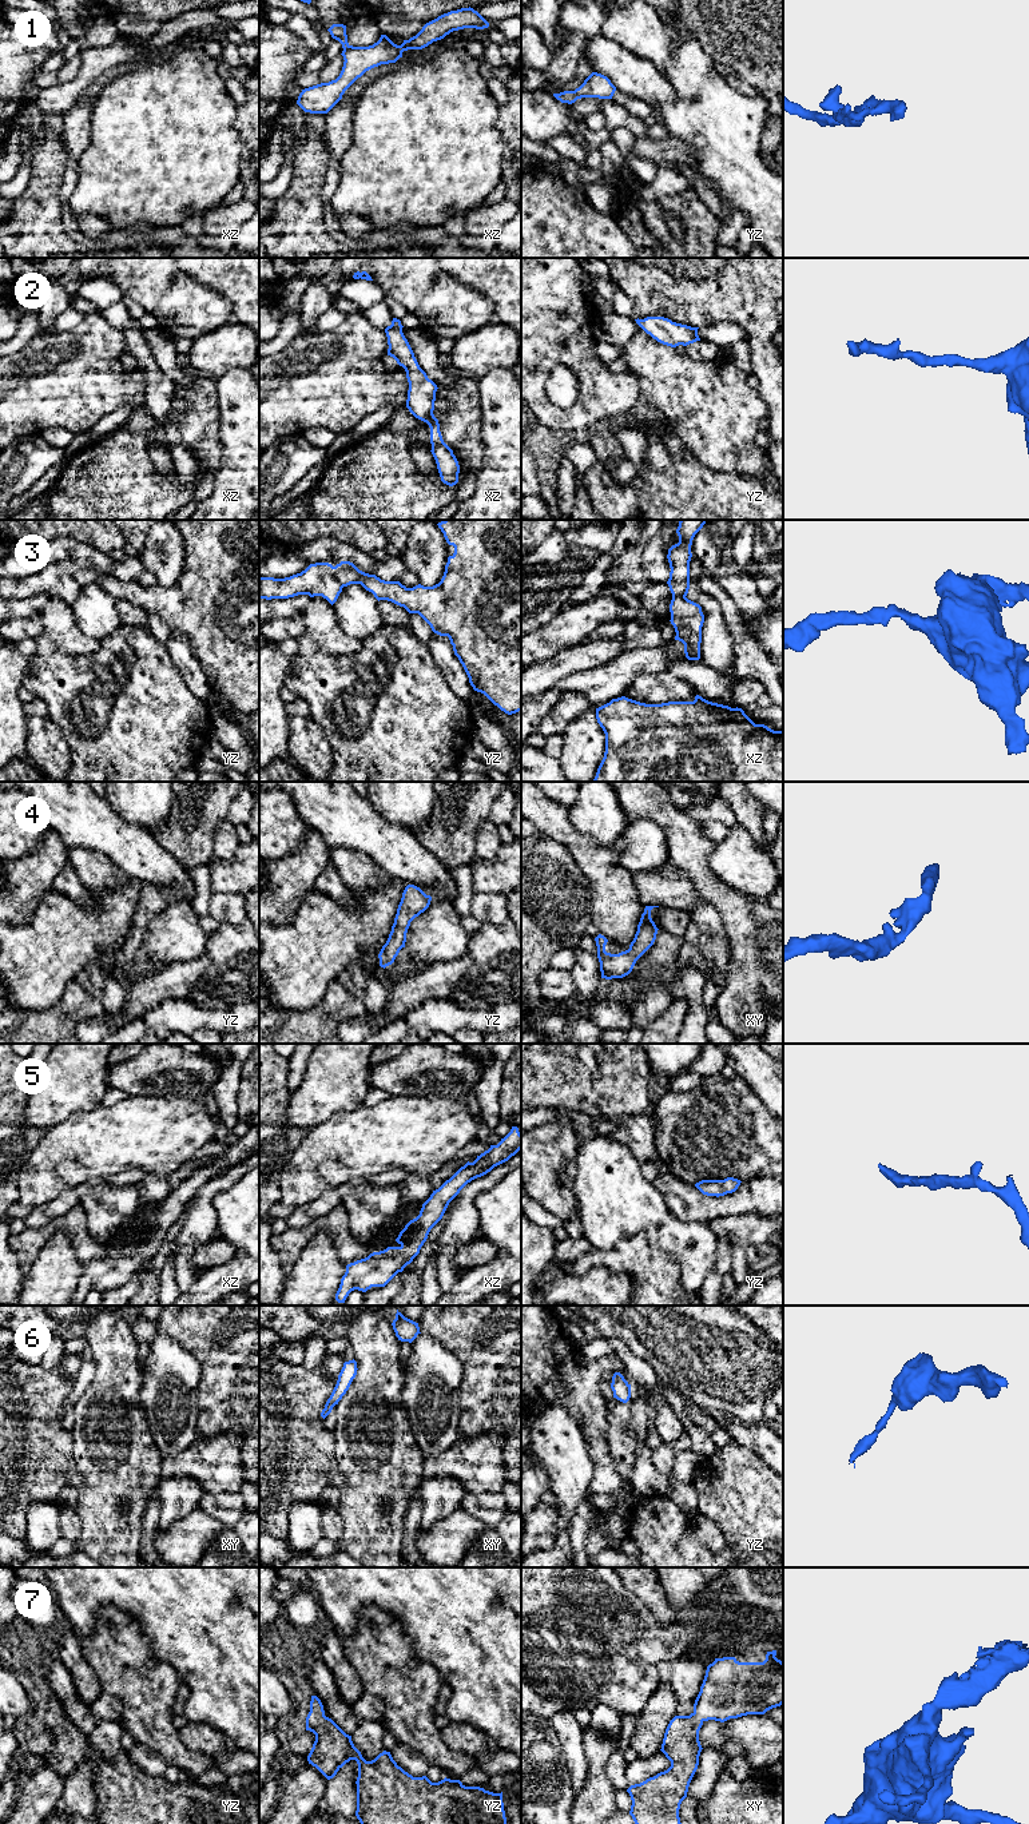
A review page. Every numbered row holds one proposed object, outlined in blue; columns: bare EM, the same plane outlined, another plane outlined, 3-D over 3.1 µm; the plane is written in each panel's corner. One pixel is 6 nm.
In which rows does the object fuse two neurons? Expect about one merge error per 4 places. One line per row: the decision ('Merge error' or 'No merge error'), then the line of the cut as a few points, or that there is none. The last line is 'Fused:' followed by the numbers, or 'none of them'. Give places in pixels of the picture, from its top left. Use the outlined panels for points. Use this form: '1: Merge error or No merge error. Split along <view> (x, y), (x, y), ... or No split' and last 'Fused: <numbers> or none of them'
1: No merge error. No split
2: No merge error. No split
3: No merge error. No split
4: No merge error. No split
5: No merge error. No split
6: No merge error. No split
7: No merge error. No split
Fused: none of them

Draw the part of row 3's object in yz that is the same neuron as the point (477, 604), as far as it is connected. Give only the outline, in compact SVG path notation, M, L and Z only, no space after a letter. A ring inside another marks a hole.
M444 520L437 525L446 543L454 547L454 553L448 557L441 581L433 587L418 584L406 588L400 581L385 581L376 575L365 573L350 561L341 561L335 567L315 563L290 577L259 577L259 599L309 595L322 596L333 605L343 587L361 584L378 601L388 600L404 607L409 613L418 613L434 633L448 636L473 690L484 694L505 714L516 714L521 711L521 520Z

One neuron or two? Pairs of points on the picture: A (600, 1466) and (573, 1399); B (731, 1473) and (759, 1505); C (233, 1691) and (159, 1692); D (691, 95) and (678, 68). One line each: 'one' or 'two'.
A: one
B: one
C: two
D: one

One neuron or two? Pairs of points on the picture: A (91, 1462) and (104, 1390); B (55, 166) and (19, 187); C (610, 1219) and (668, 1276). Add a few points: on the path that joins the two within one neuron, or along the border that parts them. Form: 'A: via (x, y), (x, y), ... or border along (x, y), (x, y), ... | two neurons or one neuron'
A: via (104, 1445), (104, 1407) | one neuron
B: border along (35, 151), (31, 159), (27, 187), (14, 199) | two neurons
C: border along (658, 1248), (636, 1232), (599, 1250) | two neurons

